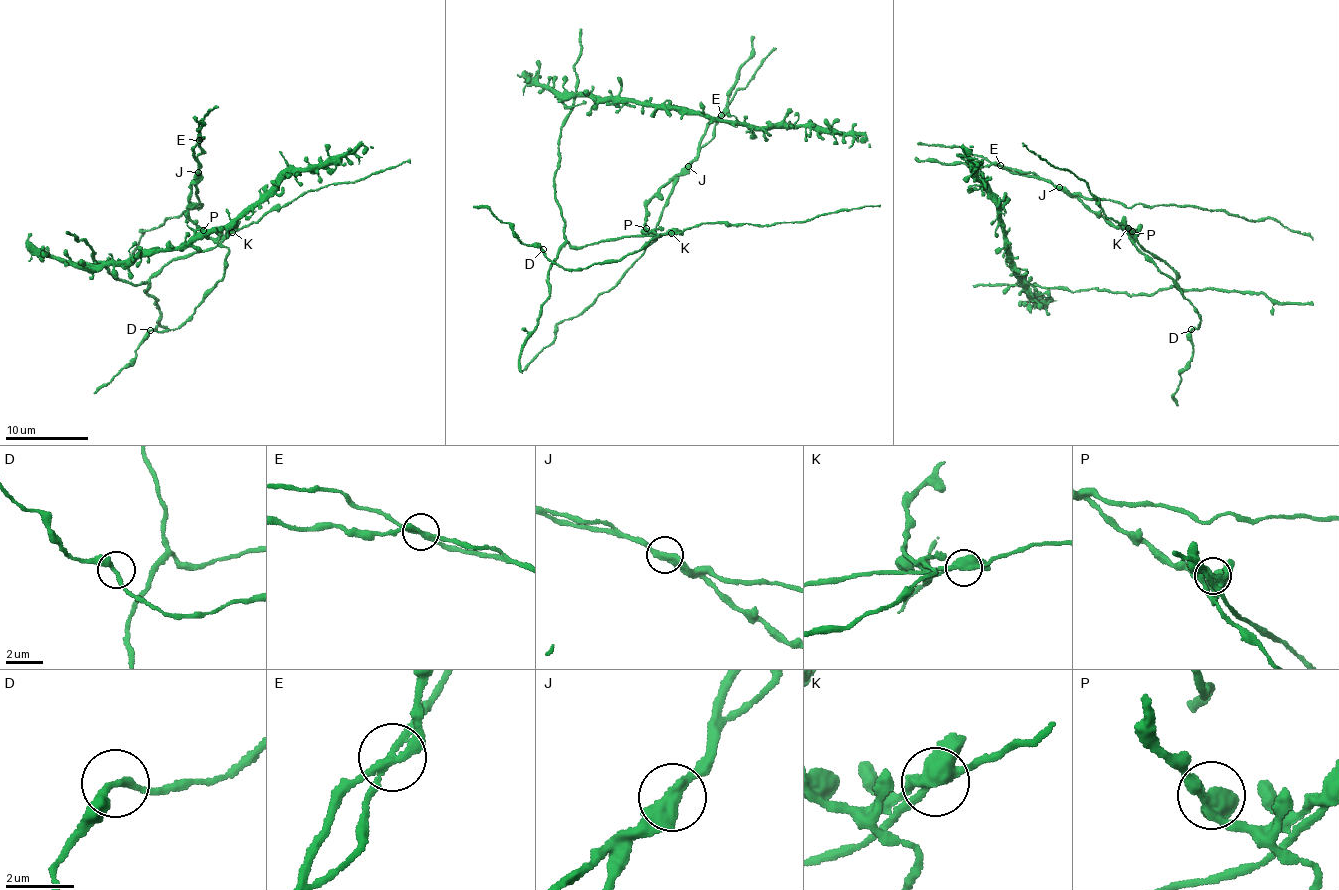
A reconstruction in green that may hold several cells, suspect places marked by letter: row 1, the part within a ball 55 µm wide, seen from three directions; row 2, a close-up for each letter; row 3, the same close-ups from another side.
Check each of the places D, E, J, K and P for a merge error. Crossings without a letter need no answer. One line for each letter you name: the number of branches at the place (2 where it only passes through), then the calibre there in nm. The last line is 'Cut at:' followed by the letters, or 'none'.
E: Branches: 4. Thickness 240 nm
J: Branches: 2. Thickness 420 nm
K: Branches: 3. Thickness 440 nm
Cut at: E, J, K

